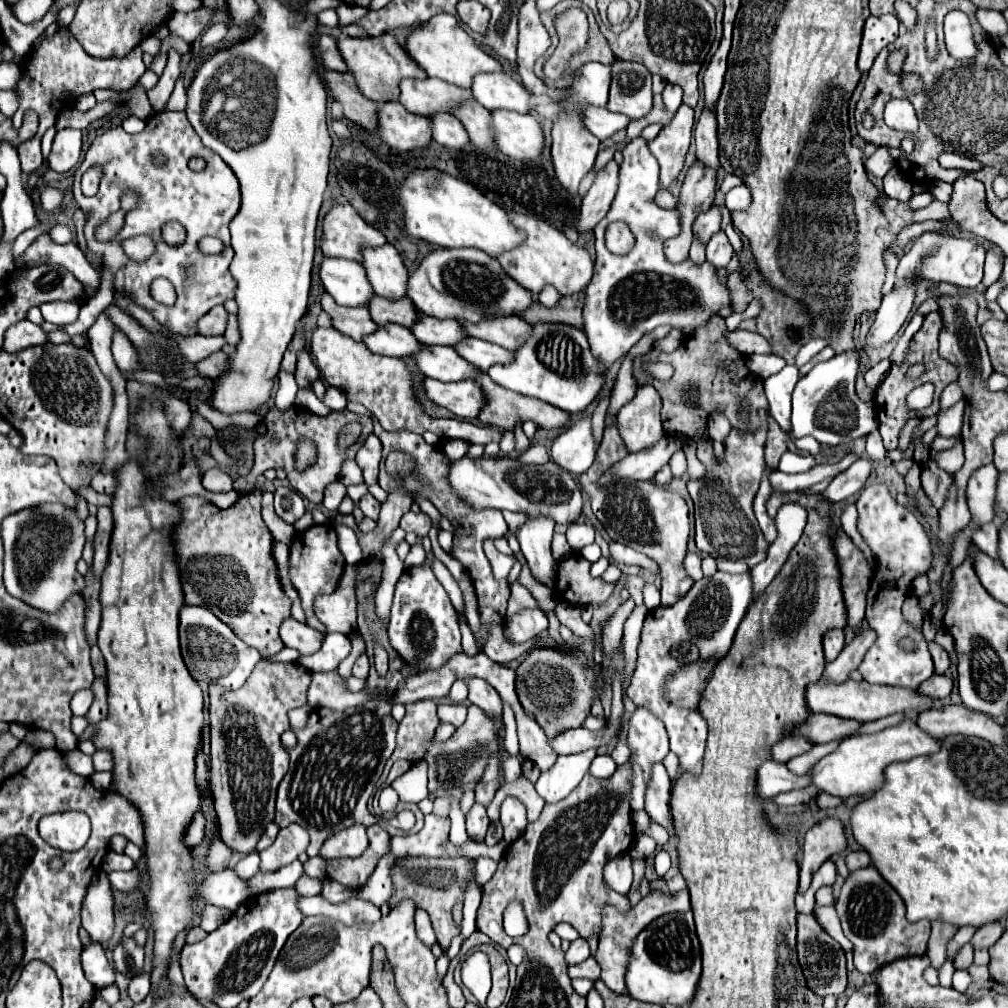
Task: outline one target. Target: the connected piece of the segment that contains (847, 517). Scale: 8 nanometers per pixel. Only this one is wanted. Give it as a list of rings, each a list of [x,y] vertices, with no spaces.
[[[847,504],[847,506],[843,508],[843,514],[841,514],[841,526],[843,526],[843,530],[853,538],[853,542],[865,552],[865,556],[869,558],[869,564],[875,566],[875,560],[873,560],[873,554],[871,554],[869,546],[865,544],[865,540],[863,540],[861,534],[857,532],[857,510],[855,510],[855,504]]]

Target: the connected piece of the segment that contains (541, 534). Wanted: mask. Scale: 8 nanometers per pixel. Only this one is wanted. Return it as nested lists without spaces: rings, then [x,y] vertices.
[[[529,518],[515,536],[537,582],[553,588],[557,580],[557,562],[551,556],[551,538],[555,522],[551,518]]]

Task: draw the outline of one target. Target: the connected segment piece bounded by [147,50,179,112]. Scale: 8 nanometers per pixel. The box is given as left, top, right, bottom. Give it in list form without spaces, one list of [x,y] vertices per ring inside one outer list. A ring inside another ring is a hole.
[[[169,50],[169,62],[167,62],[167,66],[165,66],[163,76],[161,76],[159,82],[147,92],[149,102],[151,102],[151,106],[153,106],[155,112],[161,110],[161,108],[167,104],[167,100],[169,100],[169,96],[171,96],[171,92],[173,92],[173,84],[175,84],[177,76],[179,76],[179,60],[177,60],[177,58],[179,58],[179,52]]]

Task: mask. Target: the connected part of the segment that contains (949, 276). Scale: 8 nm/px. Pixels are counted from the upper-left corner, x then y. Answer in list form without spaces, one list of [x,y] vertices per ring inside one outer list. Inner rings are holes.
[[[927,232],[919,236],[899,260],[897,278],[949,282],[959,288],[971,290],[971,288],[977,288],[983,278],[983,262],[985,262],[985,250],[977,240],[957,238],[957,236],[941,234],[941,232]]]

